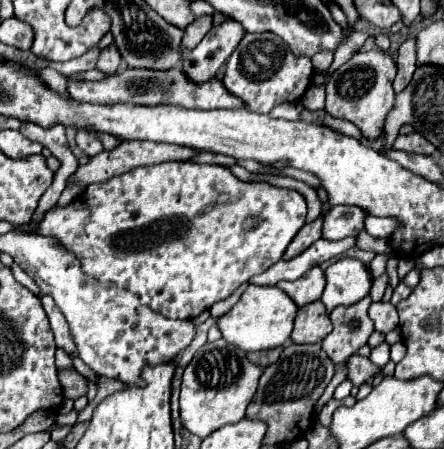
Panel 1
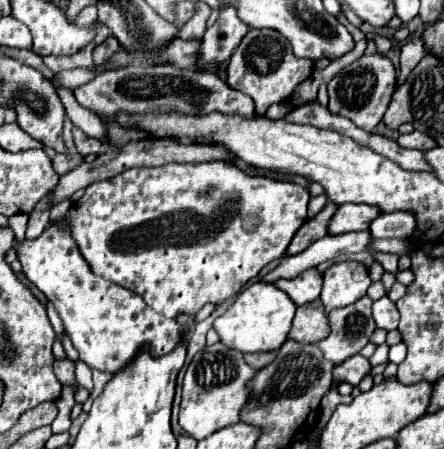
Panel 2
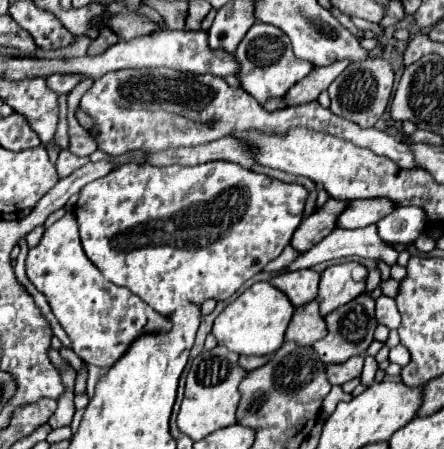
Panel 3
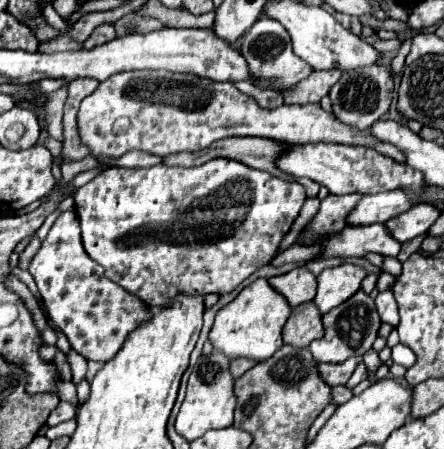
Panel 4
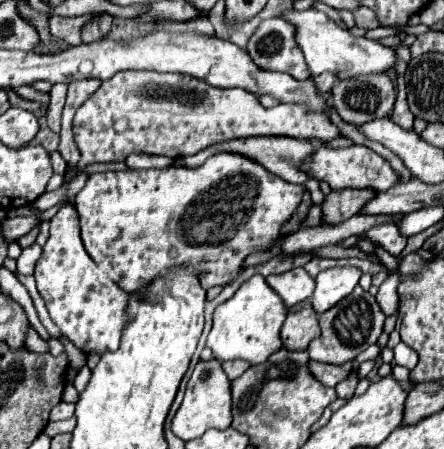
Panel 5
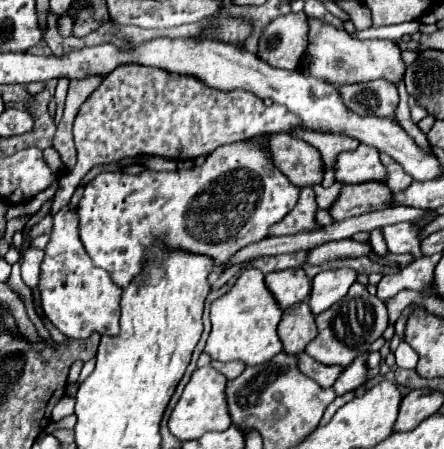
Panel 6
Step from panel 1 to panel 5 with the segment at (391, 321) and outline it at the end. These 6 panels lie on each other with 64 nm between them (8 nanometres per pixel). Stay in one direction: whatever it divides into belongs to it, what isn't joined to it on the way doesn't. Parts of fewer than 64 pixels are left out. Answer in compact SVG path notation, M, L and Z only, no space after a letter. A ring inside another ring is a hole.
M390 272L388 278L382 282L382 286L378 288L378 294L376 294L376 300L380 304L380 308L386 312L386 316L395 314L397 311L398 303L396 303L396 297L398 297L397 287L400 284L400 272Z

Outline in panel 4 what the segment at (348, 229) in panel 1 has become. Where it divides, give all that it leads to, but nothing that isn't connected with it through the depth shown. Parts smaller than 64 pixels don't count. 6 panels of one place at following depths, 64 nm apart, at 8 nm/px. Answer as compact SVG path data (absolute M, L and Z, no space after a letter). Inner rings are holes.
M380 192L376 196L364 196L358 206L348 214L350 226L368 226L374 222L386 222L406 210L410 210L416 202L410 200L408 192Z

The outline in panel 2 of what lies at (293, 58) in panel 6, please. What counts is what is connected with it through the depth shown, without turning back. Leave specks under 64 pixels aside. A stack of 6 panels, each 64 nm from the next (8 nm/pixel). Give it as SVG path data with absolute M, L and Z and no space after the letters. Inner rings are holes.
M270 28L250 30L230 58L228 86L248 94L256 104L256 112L264 116L270 104L288 100L294 88L312 74L312 68L314 68L312 60L294 56L292 46L288 44L288 40L284 40L284 36L280 36L280 32Z

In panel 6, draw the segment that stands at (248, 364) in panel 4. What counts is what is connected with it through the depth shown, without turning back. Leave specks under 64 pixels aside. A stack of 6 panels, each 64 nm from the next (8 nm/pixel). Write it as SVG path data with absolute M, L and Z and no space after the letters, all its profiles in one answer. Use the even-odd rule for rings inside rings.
M210 362L212 364L212 368L218 368L218 372L222 372L228 380L232 380L232 378L236 378L242 370L244 370L244 364L240 364L240 362L228 362L228 364L224 364L224 362Z

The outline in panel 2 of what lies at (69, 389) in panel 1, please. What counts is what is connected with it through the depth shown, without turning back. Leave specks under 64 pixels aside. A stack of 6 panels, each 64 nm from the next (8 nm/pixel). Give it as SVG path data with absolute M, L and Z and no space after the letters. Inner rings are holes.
M70 358L54 360L54 372L62 384L72 384L74 388L78 386L76 378L74 378L74 362Z

